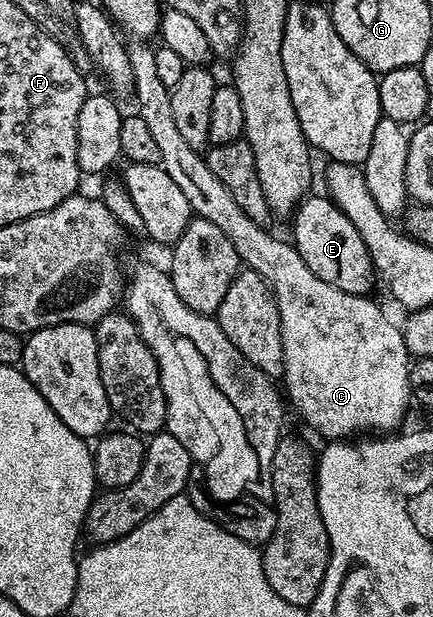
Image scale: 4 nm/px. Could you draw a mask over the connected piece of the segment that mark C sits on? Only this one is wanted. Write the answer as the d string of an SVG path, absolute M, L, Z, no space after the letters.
M145 42L128 45L136 115L147 122L159 145L161 169L171 174L194 213L219 226L219 230L231 238L231 246L235 246L242 265L269 281L279 306L285 359L283 392L288 403L293 403L298 414L329 442L345 442L362 434L389 434L400 429L405 411L411 405L411 357L401 328L385 317L384 310L373 298L347 294L323 282L323 278L315 278L288 239L272 236L268 227L247 218L239 202L231 198L231 190L211 174L204 155L191 150L179 134L171 114L170 89L159 82L155 51L149 46Z

